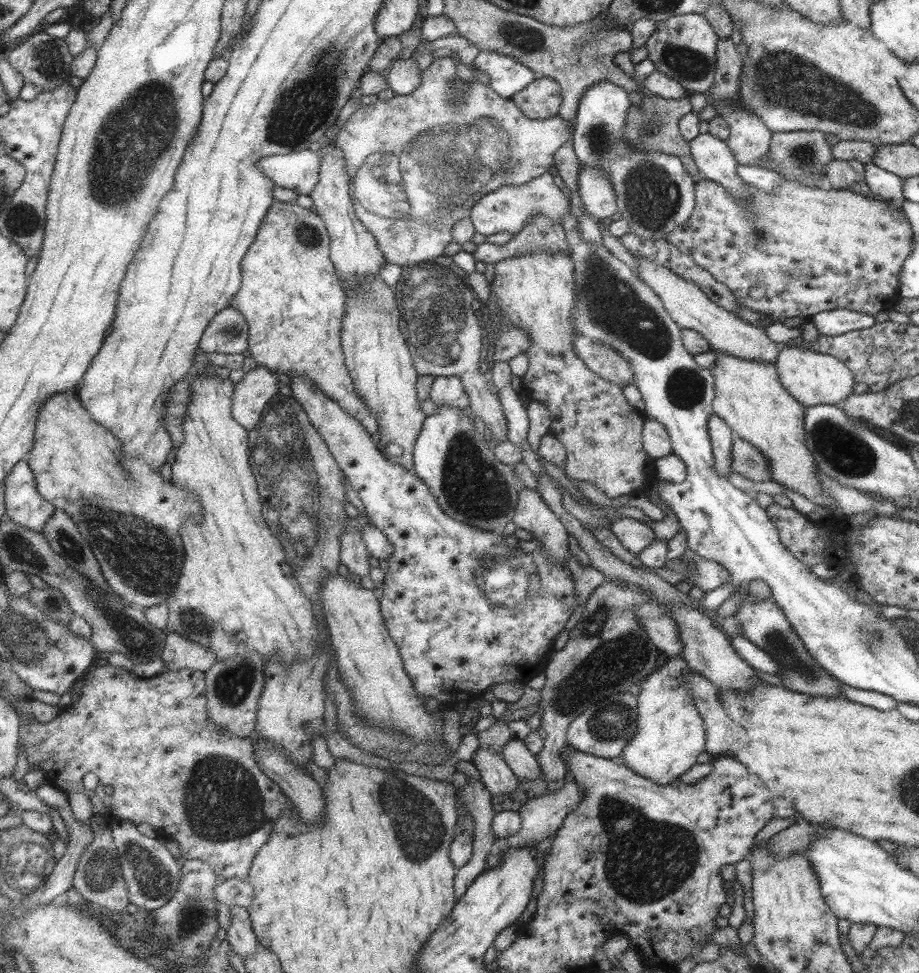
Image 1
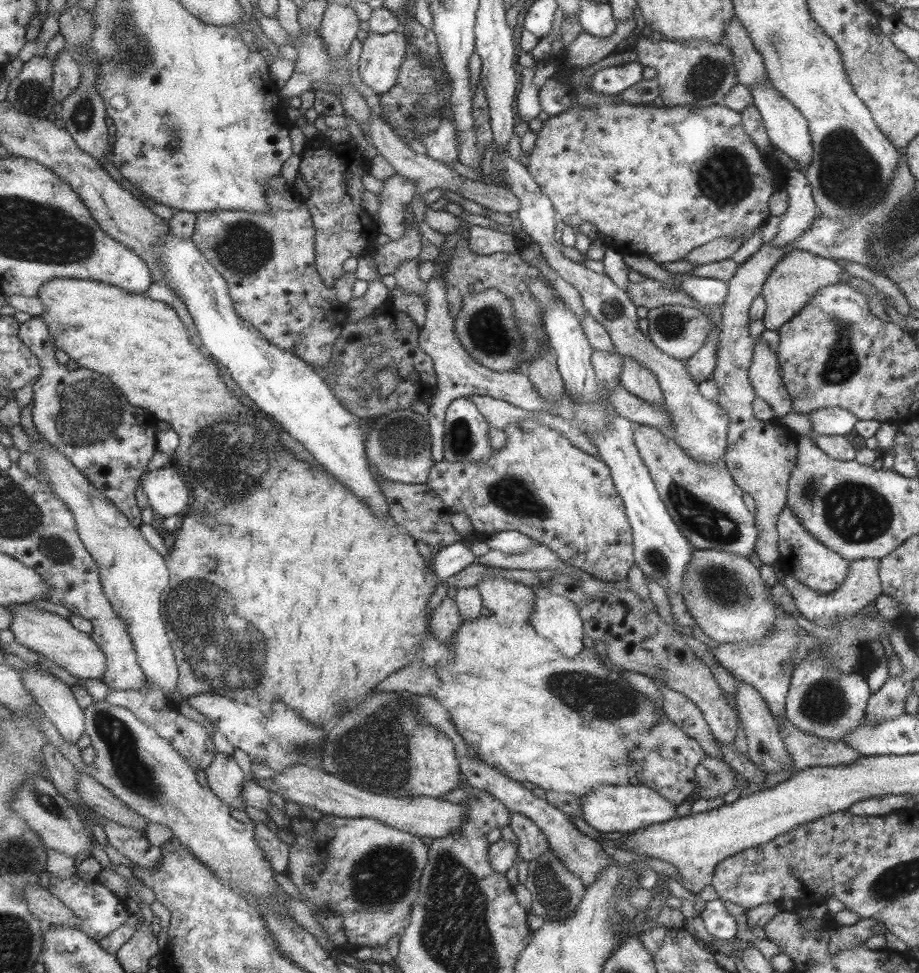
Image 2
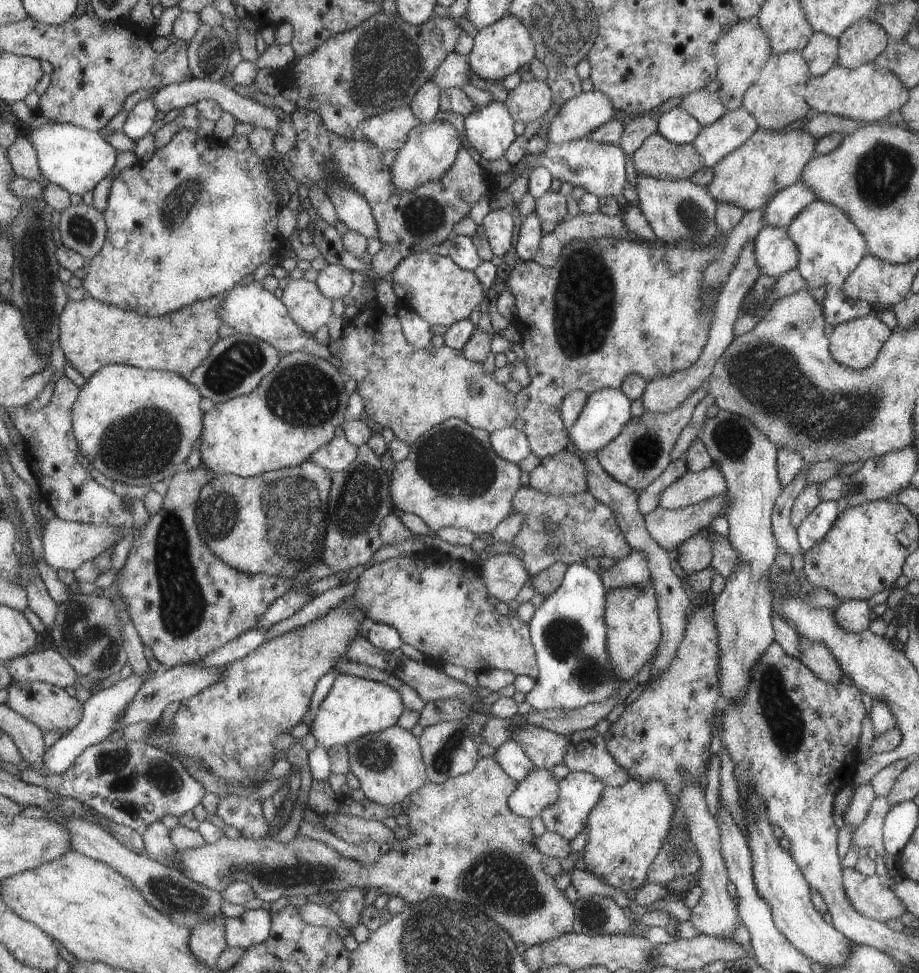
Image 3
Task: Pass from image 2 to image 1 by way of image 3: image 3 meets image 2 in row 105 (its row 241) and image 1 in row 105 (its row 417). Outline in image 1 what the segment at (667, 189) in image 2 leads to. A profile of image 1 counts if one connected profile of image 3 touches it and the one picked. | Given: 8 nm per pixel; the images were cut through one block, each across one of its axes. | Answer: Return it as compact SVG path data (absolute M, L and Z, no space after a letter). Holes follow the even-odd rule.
M536 76L523 90L510 98L523 116L531 120L545 120L557 115L562 106L562 89L553 80Z

